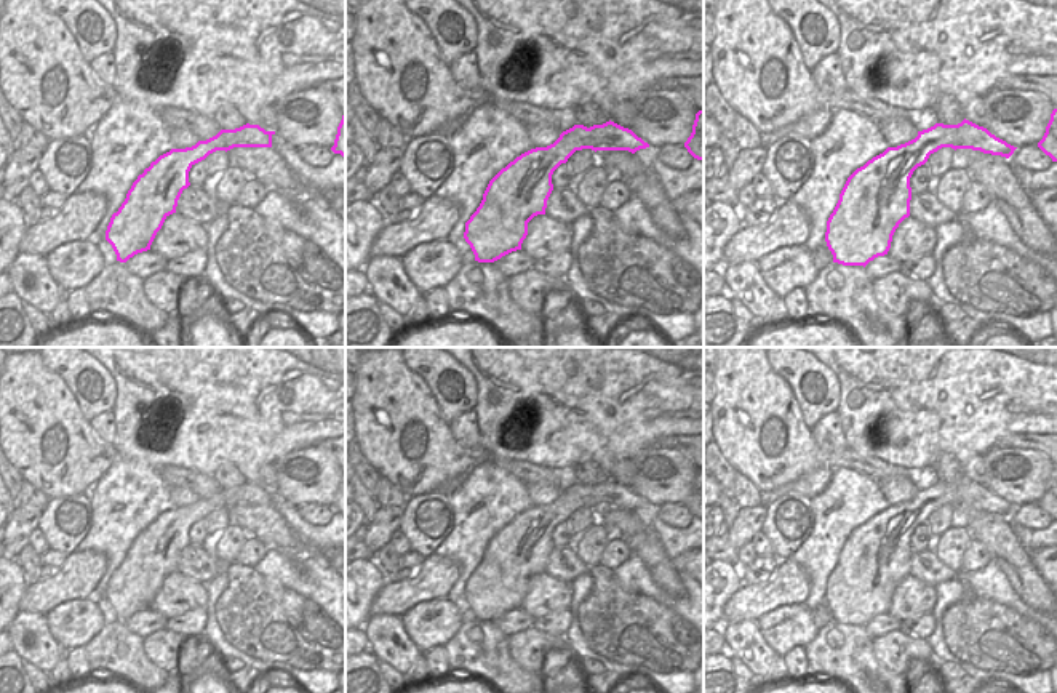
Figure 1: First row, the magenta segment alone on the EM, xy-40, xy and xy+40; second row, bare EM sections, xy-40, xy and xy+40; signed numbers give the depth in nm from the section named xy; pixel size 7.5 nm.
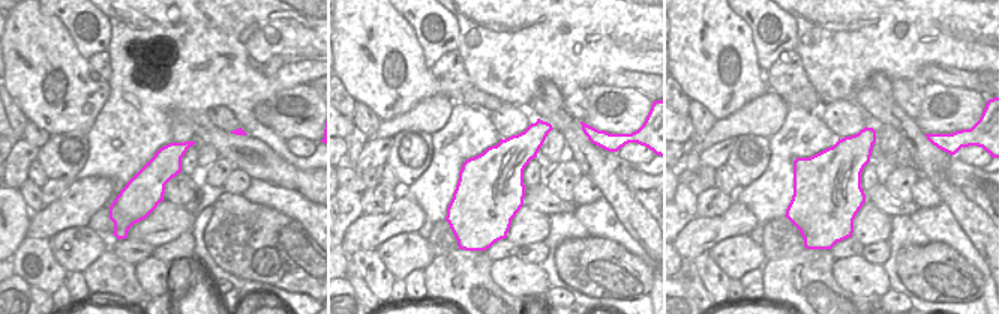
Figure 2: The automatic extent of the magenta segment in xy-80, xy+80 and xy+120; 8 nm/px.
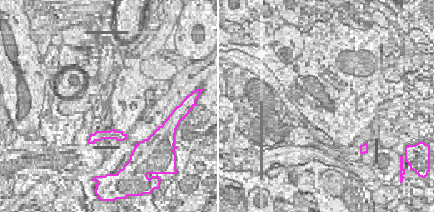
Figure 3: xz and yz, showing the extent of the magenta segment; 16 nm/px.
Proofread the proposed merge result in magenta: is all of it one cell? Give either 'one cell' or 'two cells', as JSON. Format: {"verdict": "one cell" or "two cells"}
{"verdict": "one cell"}

